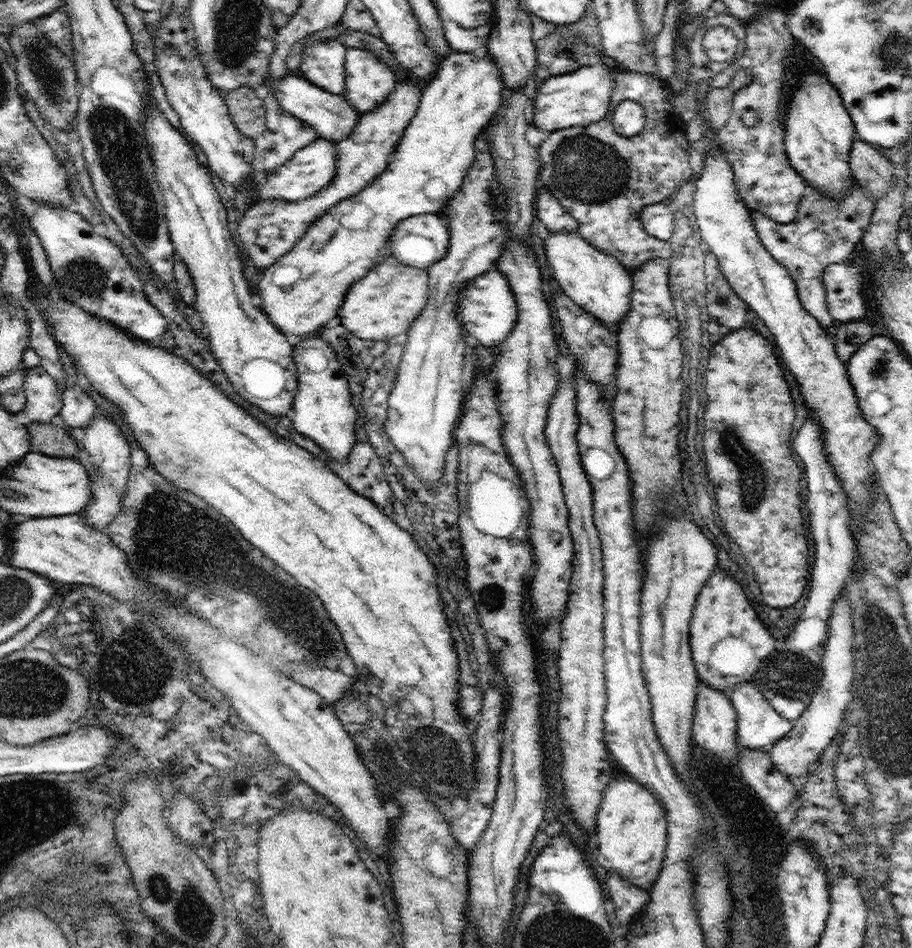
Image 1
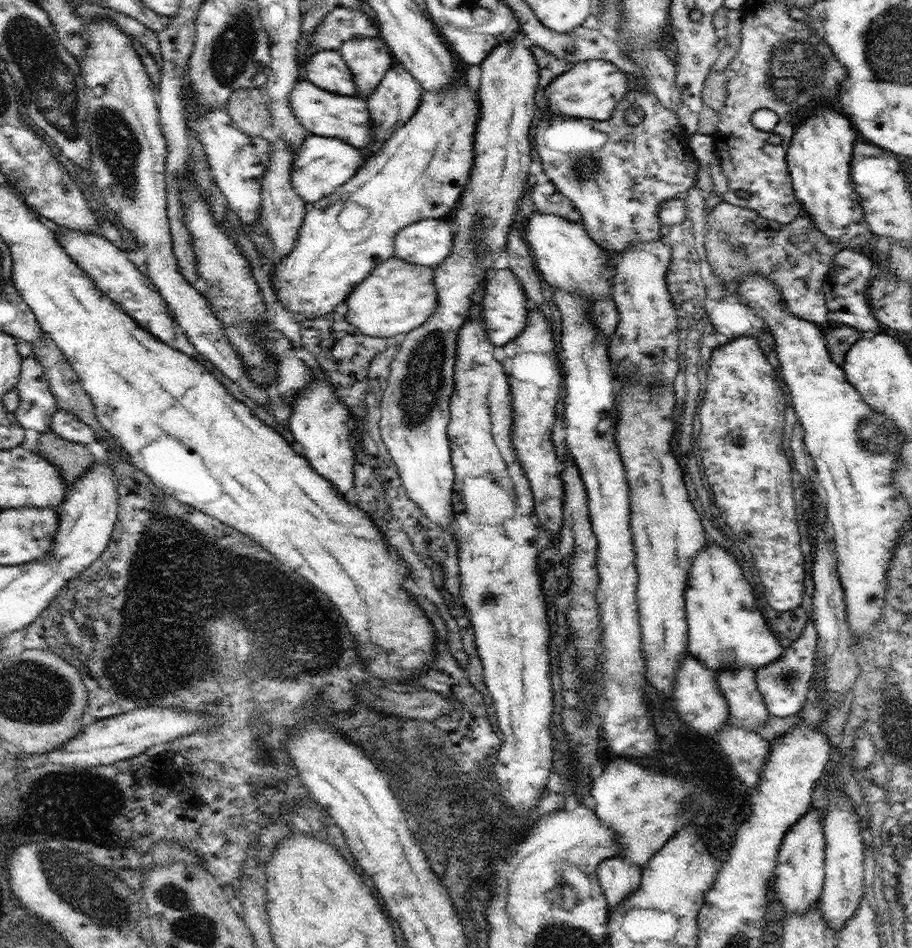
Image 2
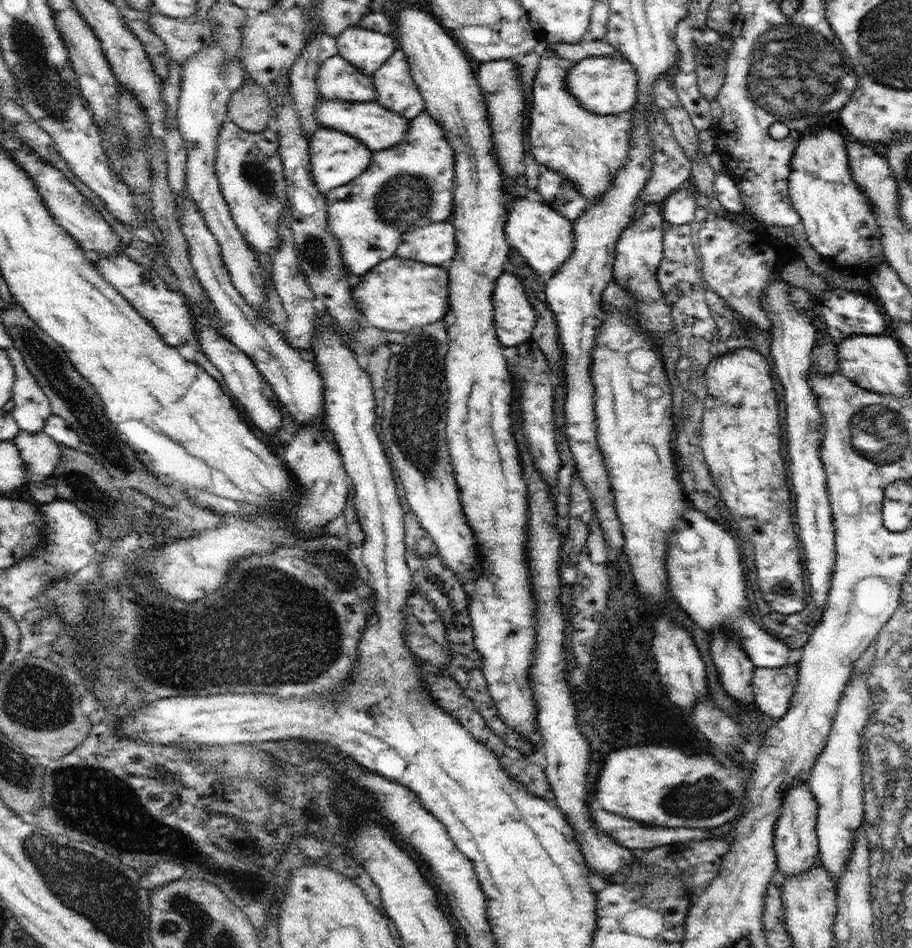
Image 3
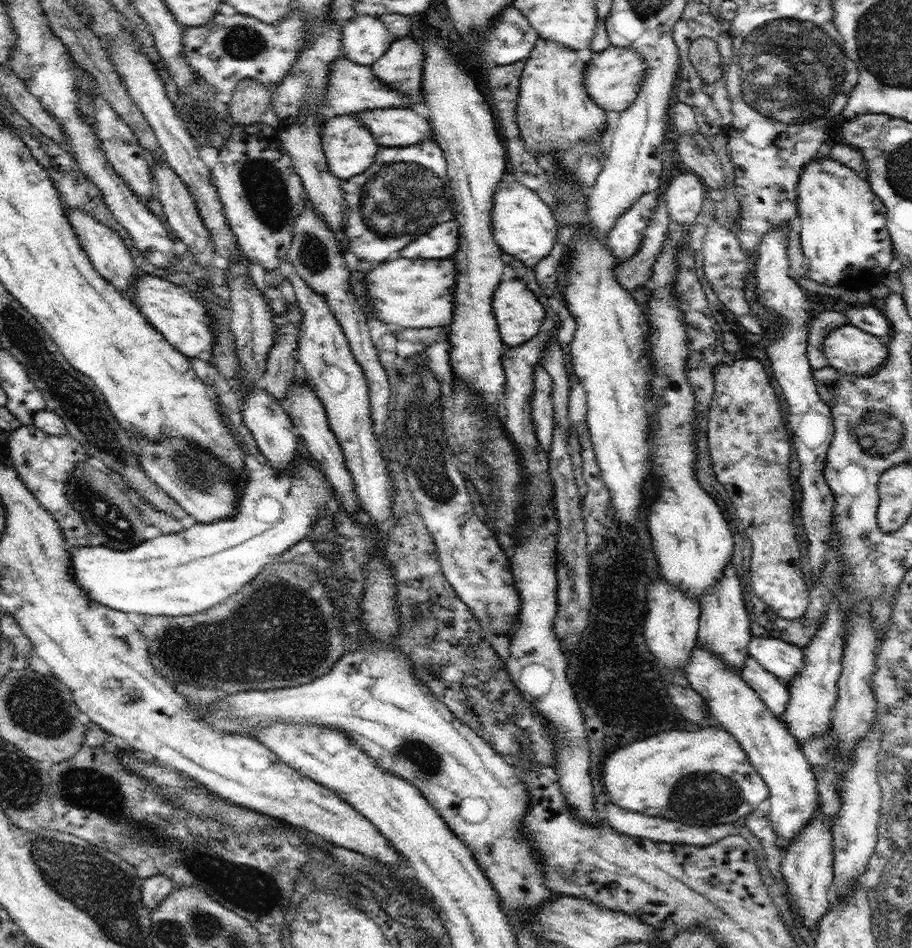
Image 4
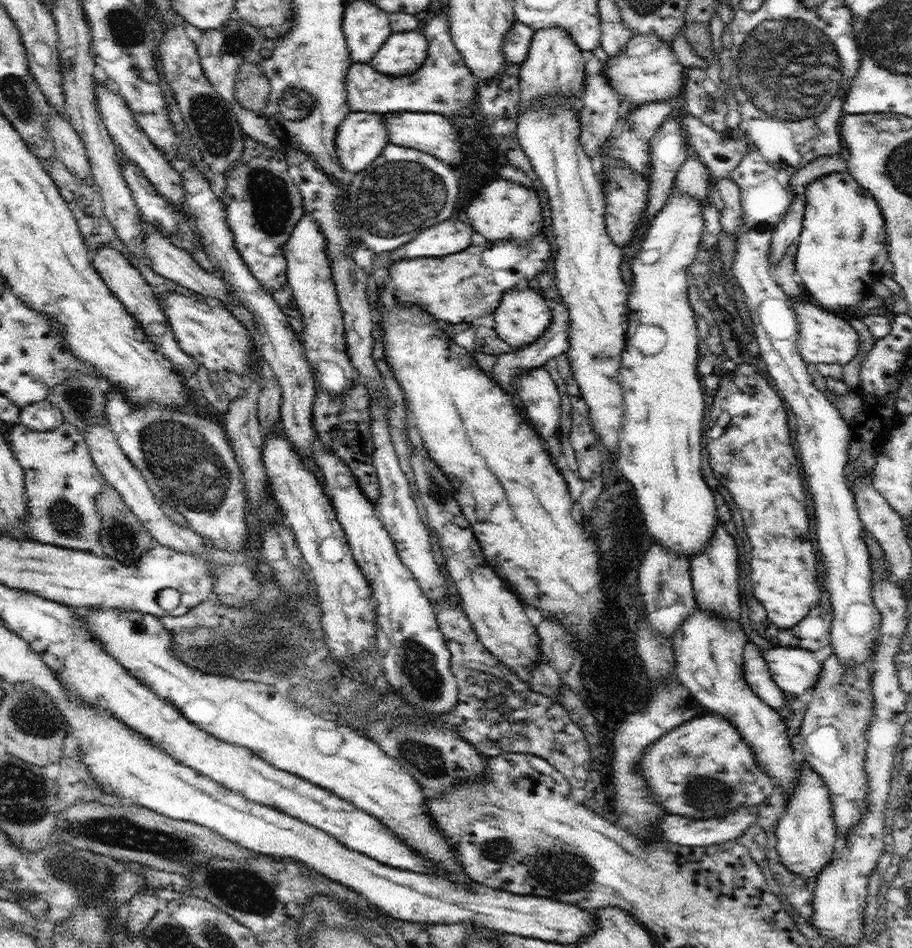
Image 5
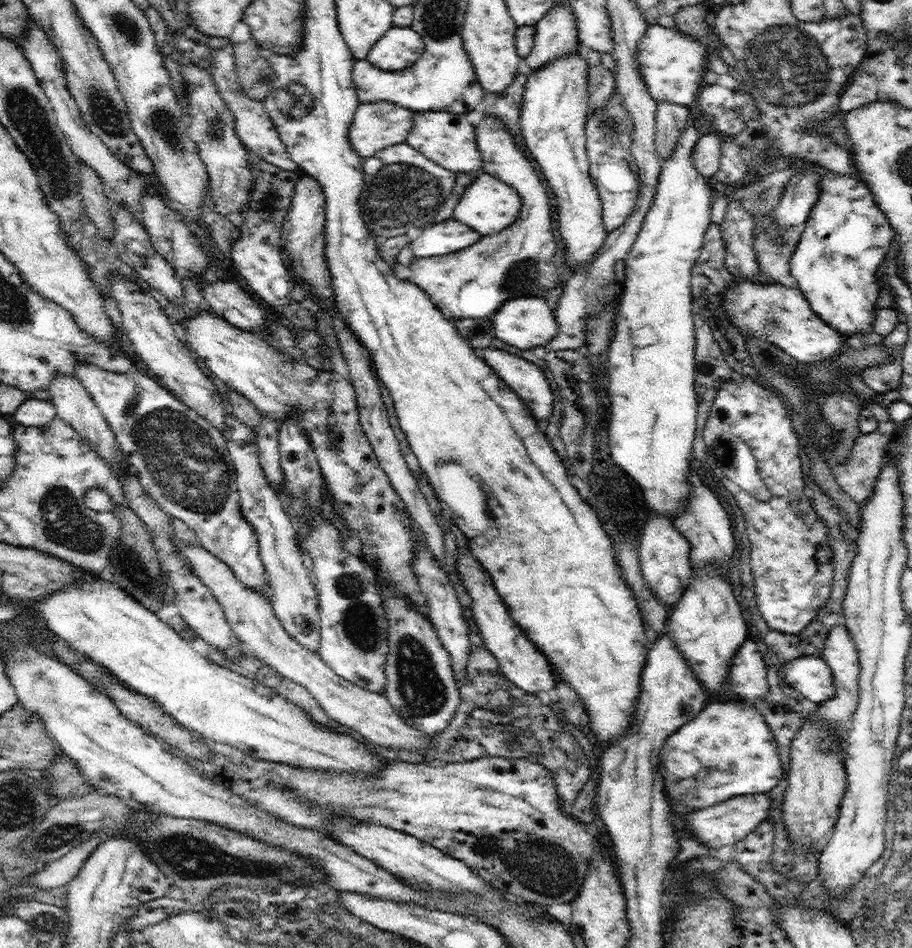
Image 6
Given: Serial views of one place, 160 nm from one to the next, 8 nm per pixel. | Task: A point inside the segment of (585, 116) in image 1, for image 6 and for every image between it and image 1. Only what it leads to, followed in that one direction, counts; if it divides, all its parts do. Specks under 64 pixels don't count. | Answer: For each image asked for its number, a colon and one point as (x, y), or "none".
2: (590, 89)
3: (607, 84)
4: (613, 78)
5: (646, 70)
6: (672, 63)

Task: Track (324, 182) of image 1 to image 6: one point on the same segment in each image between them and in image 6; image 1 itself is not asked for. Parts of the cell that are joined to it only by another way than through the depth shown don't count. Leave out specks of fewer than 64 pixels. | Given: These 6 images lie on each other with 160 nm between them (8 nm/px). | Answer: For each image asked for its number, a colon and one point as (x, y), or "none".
2: (322, 164)
3: (336, 158)
4: (349, 147)
5: (361, 137)
6: (377, 125)

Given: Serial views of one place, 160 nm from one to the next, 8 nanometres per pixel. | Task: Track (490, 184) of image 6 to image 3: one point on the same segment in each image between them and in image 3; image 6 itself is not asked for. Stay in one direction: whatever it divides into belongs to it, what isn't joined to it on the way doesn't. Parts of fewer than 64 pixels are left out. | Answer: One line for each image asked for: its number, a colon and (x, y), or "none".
3: (546, 239)
4: (523, 225)
5: (503, 209)

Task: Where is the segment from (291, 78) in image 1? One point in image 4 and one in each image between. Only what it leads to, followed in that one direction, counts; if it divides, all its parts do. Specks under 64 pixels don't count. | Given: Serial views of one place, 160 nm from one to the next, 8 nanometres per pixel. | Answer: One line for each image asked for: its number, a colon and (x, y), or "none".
2: (323, 113)
3: (372, 124)
4: (391, 127)

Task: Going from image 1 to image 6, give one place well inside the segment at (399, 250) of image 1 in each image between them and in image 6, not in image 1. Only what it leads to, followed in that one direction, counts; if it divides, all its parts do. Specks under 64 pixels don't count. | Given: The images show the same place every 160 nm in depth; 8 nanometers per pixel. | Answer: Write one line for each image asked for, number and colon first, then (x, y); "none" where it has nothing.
2: (428, 242)
3: (435, 243)
4: (442, 241)
5: (454, 235)
6: (449, 236)

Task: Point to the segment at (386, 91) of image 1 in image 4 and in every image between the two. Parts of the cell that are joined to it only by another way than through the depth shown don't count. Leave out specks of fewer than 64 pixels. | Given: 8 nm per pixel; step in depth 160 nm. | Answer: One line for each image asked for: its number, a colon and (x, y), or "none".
2: (369, 59)
3: (367, 50)
4: (365, 39)

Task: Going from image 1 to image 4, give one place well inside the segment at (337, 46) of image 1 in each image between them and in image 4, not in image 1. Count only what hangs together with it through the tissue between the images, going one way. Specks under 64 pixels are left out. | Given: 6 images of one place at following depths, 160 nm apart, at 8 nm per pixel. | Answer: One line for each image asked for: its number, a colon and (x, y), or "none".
2: (326, 69)
3: (336, 78)
4: (351, 87)

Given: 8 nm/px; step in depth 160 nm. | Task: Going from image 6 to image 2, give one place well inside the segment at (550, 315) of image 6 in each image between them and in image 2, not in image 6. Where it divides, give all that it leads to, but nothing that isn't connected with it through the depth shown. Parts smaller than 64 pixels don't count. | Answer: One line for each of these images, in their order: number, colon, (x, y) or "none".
2: (504, 301)
3: (514, 316)
4: (519, 315)
5: (522, 316)

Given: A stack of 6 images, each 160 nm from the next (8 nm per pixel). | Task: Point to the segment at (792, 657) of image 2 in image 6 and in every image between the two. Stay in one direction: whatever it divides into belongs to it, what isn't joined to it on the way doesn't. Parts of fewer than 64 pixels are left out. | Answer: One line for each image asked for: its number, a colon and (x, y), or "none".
3: (773, 687)
4: (775, 694)
5: (757, 675)
6: (748, 675)

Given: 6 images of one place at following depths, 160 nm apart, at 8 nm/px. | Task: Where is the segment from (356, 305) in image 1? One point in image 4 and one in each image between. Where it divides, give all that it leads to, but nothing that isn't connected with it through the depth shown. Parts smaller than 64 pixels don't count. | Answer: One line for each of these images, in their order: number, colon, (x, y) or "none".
2: (379, 308)
3: (394, 297)
4: (413, 294)

